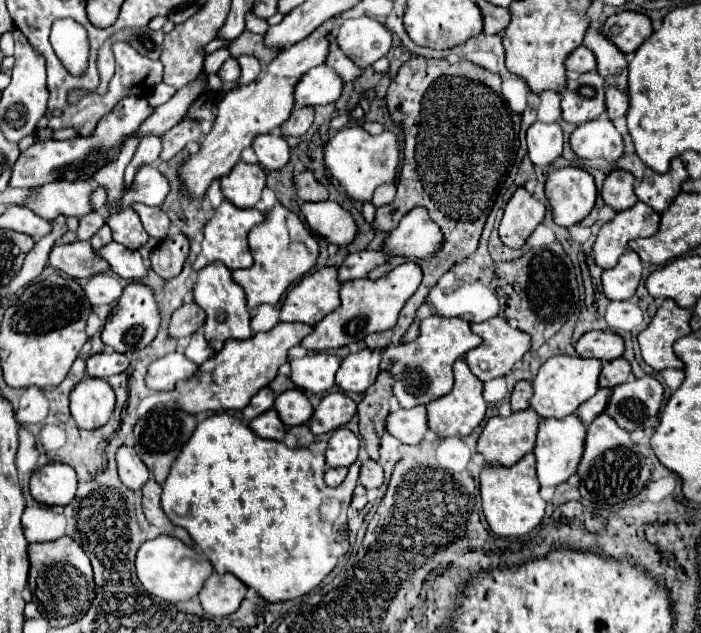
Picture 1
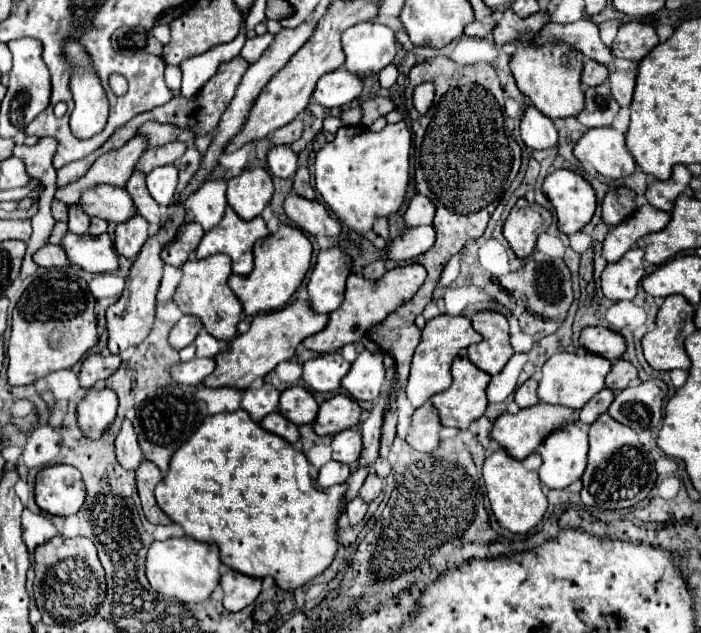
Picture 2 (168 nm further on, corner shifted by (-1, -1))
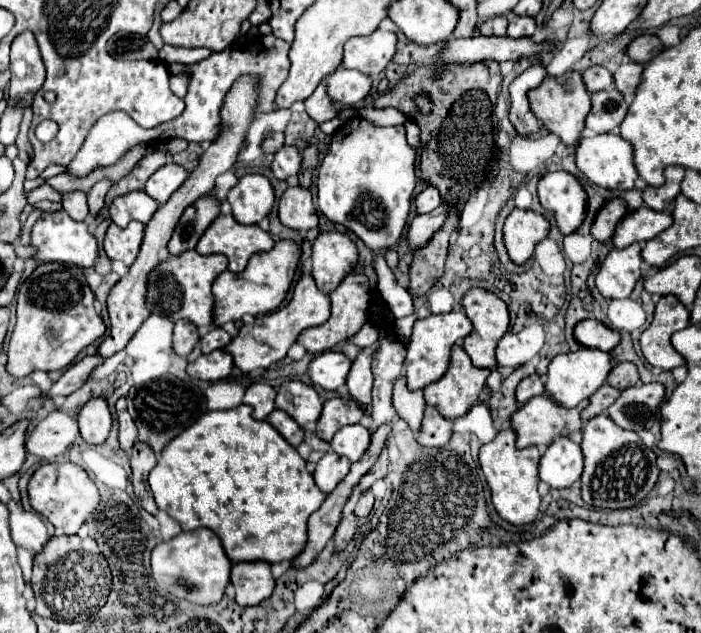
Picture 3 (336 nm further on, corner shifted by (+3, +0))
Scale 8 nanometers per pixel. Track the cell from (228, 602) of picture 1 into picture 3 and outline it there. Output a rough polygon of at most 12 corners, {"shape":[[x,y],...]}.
{"shape":[[268,562],[232,564],[240,606],[256,606],[274,590]]}

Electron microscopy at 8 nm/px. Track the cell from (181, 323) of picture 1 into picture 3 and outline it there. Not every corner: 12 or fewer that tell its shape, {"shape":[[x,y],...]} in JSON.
{"shape":[[178,320],[172,348],[186,356],[198,342],[198,328]]}

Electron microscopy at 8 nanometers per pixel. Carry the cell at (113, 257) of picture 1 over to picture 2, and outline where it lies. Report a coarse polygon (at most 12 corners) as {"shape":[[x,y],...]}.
{"shape":[[68,231],[60,247],[88,273],[118,269],[108,233],[92,237]]}

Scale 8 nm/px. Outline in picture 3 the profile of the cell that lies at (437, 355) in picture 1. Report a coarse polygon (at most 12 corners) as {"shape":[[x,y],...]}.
{"shape":[[462,312],[416,320],[406,346],[410,390],[438,382],[450,348],[472,332]]}

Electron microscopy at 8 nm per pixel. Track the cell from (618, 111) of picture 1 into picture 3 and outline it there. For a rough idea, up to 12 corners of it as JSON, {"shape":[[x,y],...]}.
{"shape":[[620,64],[614,74],[616,90],[632,102],[644,64]]}

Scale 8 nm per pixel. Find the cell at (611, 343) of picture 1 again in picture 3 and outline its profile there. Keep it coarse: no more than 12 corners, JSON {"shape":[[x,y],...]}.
{"shape":[[582,320],[574,338],[584,348],[612,352],[620,334],[598,320]]}

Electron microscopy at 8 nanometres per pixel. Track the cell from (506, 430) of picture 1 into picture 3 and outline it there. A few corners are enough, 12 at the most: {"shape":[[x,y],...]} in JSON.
{"shape":[[534,396],[510,416],[516,446],[580,430],[580,410]]}

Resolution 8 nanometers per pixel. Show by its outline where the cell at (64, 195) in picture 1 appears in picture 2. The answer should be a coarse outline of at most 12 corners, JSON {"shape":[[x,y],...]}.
{"shape":[[86,191],[86,215],[124,223],[138,215],[128,191]]}

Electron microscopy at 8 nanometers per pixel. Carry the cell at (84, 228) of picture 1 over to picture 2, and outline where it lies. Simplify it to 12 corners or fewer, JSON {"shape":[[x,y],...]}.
{"shape":[[68,207],[68,229],[76,235],[88,233],[90,217],[78,207]]}

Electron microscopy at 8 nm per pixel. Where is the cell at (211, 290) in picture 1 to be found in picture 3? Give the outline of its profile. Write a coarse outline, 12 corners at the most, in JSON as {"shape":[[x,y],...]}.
{"shape":[[224,254],[168,256],[150,274],[148,308],[212,324]]}

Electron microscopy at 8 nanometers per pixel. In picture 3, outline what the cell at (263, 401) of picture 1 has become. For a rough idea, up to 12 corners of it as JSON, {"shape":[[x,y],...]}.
{"shape":[[250,384],[244,404],[254,408],[256,420],[274,410],[276,390],[268,384]]}

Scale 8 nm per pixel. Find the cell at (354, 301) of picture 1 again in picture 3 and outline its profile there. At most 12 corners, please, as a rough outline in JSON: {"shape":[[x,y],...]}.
{"shape":[[348,274],[330,294],[332,316],[298,336],[320,354],[350,340],[364,324],[370,286]]}

